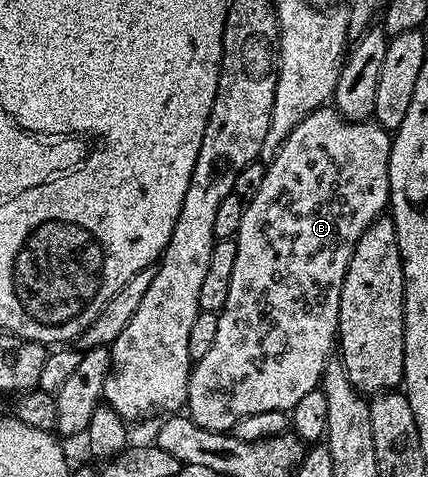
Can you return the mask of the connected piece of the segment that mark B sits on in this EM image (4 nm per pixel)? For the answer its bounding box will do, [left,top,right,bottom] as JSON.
[186,104,393,432]

